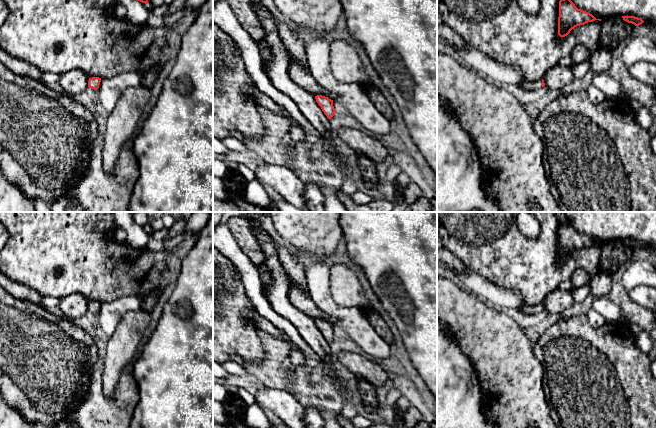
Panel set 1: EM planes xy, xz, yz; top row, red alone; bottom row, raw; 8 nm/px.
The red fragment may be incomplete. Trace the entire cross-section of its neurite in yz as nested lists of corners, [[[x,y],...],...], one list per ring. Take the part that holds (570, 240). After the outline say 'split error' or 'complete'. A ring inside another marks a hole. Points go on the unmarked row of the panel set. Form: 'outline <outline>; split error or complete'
outline [[[569,221],[560,223],[559,225],[559,241],[558,241],[558,259],[560,261],[567,260],[572,253],[577,250],[584,249],[588,246],[593,246],[595,244],[601,245],[601,243],[596,243],[592,238],[578,233],[575,228],[570,224]]]; complete

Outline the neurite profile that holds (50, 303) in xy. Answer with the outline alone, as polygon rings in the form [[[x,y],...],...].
[[[44,296],[41,300],[40,305],[44,308],[53,311],[56,307],[59,306],[61,298]]]

